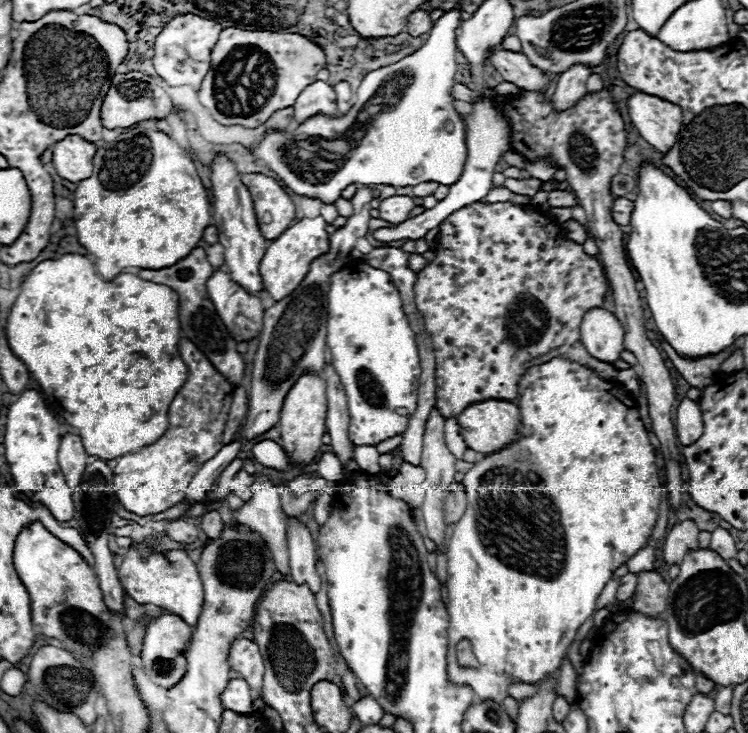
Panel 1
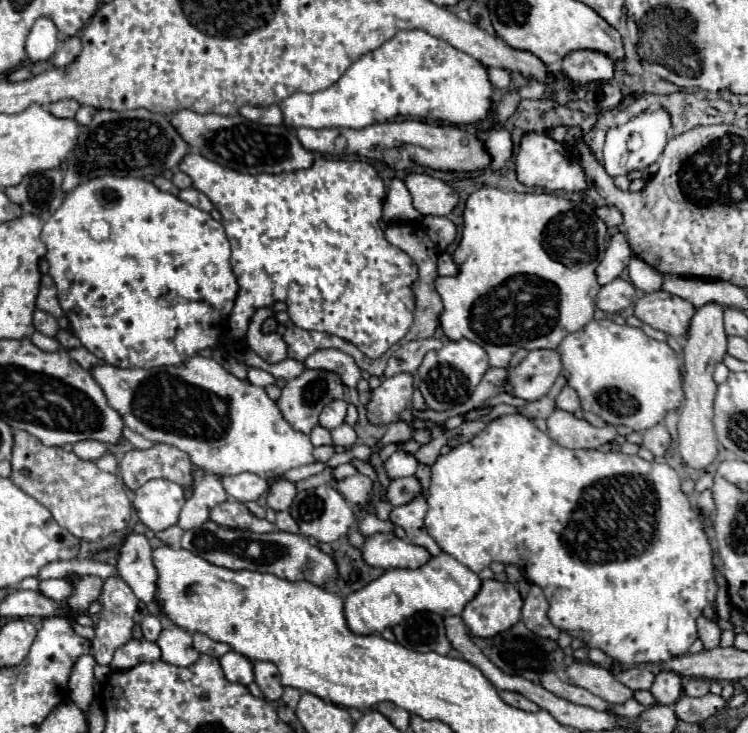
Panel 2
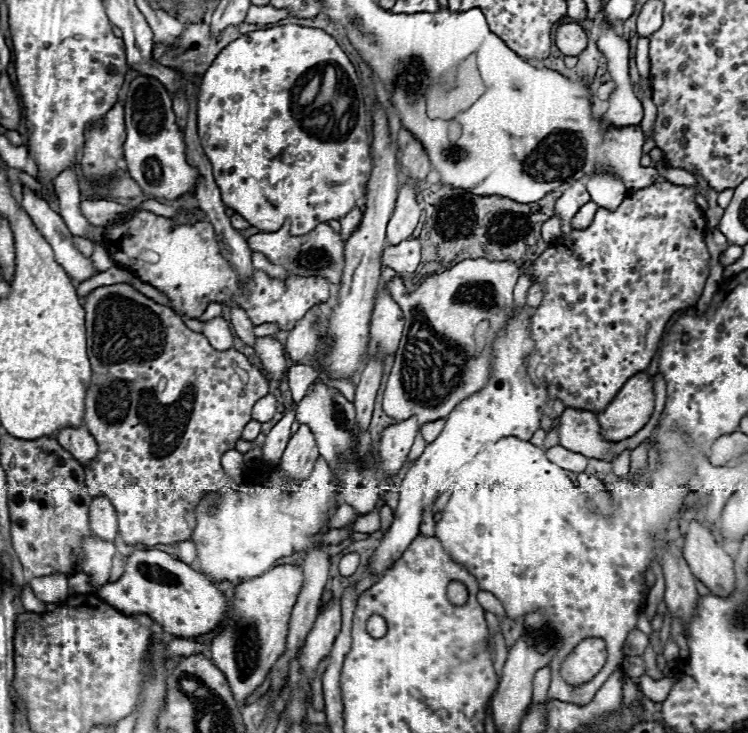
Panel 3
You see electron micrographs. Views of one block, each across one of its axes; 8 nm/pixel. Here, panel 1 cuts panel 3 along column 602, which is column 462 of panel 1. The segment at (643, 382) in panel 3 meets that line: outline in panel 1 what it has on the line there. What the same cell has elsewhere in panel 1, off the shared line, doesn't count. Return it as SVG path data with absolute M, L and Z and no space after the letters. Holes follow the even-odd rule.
M508 400L474 402L466 406L456 420L466 446L482 454L490 454L512 442L512 438L516 438L516 426L520 426L518 406Z

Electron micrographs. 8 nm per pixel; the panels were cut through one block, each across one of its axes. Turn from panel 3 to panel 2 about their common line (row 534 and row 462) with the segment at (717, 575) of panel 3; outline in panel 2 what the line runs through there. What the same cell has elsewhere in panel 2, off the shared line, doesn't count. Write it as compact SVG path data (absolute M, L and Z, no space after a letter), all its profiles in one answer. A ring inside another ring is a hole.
M710 302L698 308L690 322L686 344L684 344L684 368L686 368L684 398L686 402L682 406L680 420L678 420L678 452L682 460L694 470L708 468L718 456L718 440L712 426L712 416L714 416L712 402L716 396L716 382L712 380L712 372L714 372L714 364L722 362L726 354L726 332L722 324L724 310L726 306L716 304L716 302Z

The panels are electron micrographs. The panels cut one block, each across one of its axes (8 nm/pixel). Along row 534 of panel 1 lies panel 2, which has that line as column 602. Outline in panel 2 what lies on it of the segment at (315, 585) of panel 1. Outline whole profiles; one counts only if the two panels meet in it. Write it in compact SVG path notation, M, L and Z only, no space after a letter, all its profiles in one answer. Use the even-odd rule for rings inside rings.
M616 278L600 288L596 296L596 308L608 314L616 314L634 304L634 300L636 300L636 288L632 286L632 282Z

